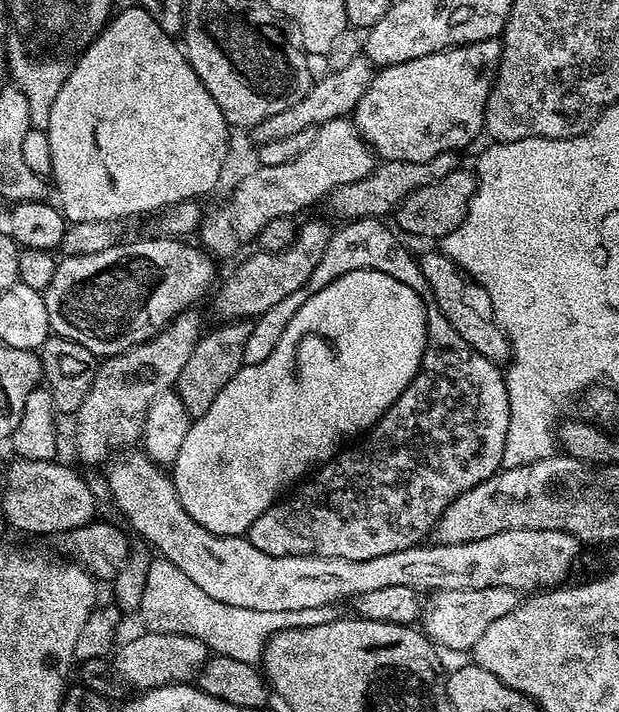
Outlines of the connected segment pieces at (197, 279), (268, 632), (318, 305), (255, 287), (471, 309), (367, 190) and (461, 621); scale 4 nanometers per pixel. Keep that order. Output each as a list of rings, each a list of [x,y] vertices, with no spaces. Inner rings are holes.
[[[129,239],[116,244],[110,250],[102,250],[102,254],[63,257],[56,265],[54,282],[50,282],[44,292],[46,314],[50,314],[52,332],[78,342],[78,346],[86,346],[86,350],[93,352],[97,358],[107,358],[146,342],[155,332],[165,328],[175,316],[189,311],[193,307],[192,303],[208,287],[213,287],[213,257],[195,243],[185,242],[183,239],[159,239]]]
[[[163,558],[147,561],[146,584],[142,595],[138,619],[149,632],[172,632],[174,635],[193,636],[205,645],[209,653],[226,658],[238,658],[238,662],[259,665],[264,655],[264,644],[275,634],[287,628],[309,628],[329,619],[328,608],[310,610],[242,610],[242,606],[226,606],[194,586],[174,562]]]
[[[350,270],[350,274],[342,274],[337,280],[330,282],[322,290],[318,290],[290,318],[286,330],[282,330],[282,338],[278,338],[270,356],[257,364],[241,366],[234,374],[234,378],[230,378],[230,382],[226,382],[226,386],[222,386],[222,394],[218,394],[218,398],[214,398],[210,410],[206,410],[206,414],[193,419],[190,430],[186,434],[185,440],[182,441],[182,450],[178,450],[176,463],[170,468],[172,485],[178,490],[178,498],[186,510],[186,514],[190,514],[190,518],[194,518],[194,522],[198,522],[198,526],[219,536],[244,536],[250,530],[250,526],[254,526],[254,522],[258,522],[262,513],[277,503],[281,493],[293,487],[291,484],[299,476],[306,475],[305,477],[307,477],[313,470],[327,464],[341,451],[342,444],[367,433],[373,424],[377,424],[382,418],[382,414],[386,414],[386,410],[400,397],[402,390],[406,390],[406,386],[410,386],[410,382],[418,374],[427,346],[428,327],[426,326],[424,304],[418,298],[418,294],[414,294],[414,290],[410,290],[410,286],[390,278],[390,274],[382,274],[378,270]]]
[[[308,220],[305,224],[301,223],[296,230],[296,237],[290,246],[286,246],[286,250],[281,252],[262,252],[253,251],[253,256],[248,256],[224,281],[215,289],[216,297],[212,300],[212,312],[217,316],[217,321],[231,322],[234,320],[252,320],[257,316],[266,314],[266,310],[270,310],[270,306],[278,306],[278,302],[282,298],[287,298],[294,290],[299,290],[302,286],[306,286],[306,282],[310,278],[310,274],[314,274],[314,266],[318,266],[318,262],[322,262],[322,254],[326,254],[326,246],[330,242],[334,228],[333,225],[323,224],[320,220]]]
[[[443,251],[421,254],[419,262],[423,277],[434,294],[436,308],[450,322],[450,326],[453,326],[454,330],[482,357],[497,366],[505,365],[511,359],[512,348],[505,332],[495,319],[490,317],[492,308],[485,288],[464,273]]]
[[[443,152],[426,162],[398,162],[385,160],[377,163],[366,178],[358,178],[358,182],[350,182],[346,186],[338,186],[328,193],[326,205],[341,221],[374,220],[395,213],[407,196],[414,194],[422,186],[430,186],[430,182],[438,182],[438,178],[446,178],[446,174],[457,171],[457,153]]]
[[[490,586],[486,590],[433,592],[423,605],[422,631],[439,647],[468,652],[476,645],[478,638],[482,638],[486,626],[490,626],[490,622],[495,619],[502,618],[502,614],[510,614],[510,610],[514,610],[517,603],[518,593],[512,588],[502,586]]]

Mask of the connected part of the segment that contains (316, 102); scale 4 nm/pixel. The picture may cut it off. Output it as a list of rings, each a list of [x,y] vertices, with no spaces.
[[[367,58],[352,60],[349,64],[344,64],[341,68],[336,68],[333,72],[328,72],[324,77],[317,79],[313,83],[312,89],[294,106],[286,110],[278,110],[278,114],[270,114],[262,123],[251,129],[250,136],[256,139],[257,145],[266,142],[276,142],[282,138],[288,138],[299,132],[308,132],[320,127],[321,124],[330,122],[334,118],[348,118],[356,111],[356,106],[362,94],[370,86],[374,75],[374,65]]]

